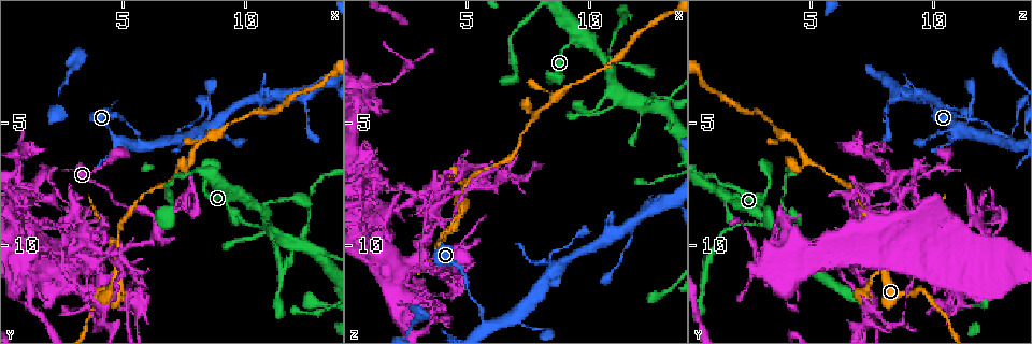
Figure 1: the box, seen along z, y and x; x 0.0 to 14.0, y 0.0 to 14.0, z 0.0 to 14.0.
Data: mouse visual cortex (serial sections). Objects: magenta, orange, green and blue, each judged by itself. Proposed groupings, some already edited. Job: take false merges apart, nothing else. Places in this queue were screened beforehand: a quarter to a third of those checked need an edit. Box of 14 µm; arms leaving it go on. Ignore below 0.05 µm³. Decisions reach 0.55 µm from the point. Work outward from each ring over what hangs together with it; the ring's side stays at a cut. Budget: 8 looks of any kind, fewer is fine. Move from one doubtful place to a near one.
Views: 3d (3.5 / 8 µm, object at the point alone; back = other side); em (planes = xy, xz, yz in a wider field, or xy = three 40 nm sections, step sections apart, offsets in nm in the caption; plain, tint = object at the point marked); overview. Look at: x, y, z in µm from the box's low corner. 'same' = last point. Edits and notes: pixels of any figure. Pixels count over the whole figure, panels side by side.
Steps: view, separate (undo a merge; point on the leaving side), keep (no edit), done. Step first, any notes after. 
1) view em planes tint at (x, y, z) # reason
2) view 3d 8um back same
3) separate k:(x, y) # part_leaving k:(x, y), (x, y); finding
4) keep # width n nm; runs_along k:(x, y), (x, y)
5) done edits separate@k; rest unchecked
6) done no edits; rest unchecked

view em xy step 2 tint at (10.9, 9.0, 3.2) # a fork

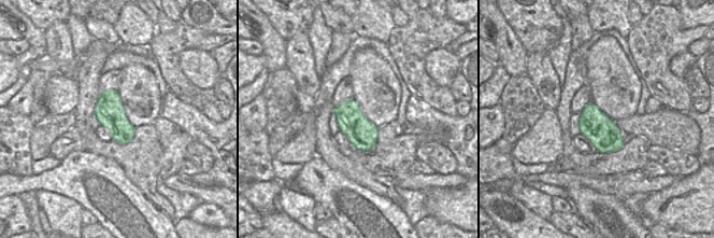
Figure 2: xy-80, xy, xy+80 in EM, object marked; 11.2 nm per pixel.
view 3d 3.5um same

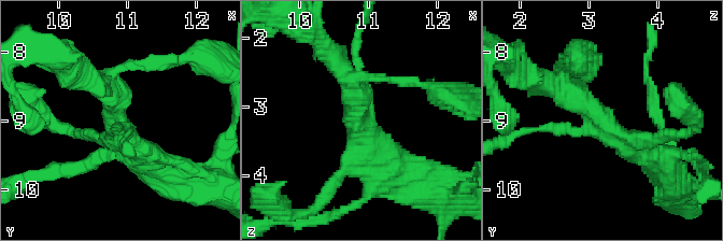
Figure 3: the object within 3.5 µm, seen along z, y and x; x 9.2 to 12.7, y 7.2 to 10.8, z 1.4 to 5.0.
keep # runs_along 3:(546, 81), (648, 156); all the same cell

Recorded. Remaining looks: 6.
view 3d 8um at (6.5, 9.1, 7.1) # a narrow waist

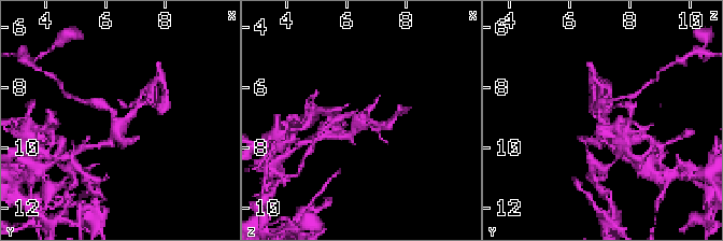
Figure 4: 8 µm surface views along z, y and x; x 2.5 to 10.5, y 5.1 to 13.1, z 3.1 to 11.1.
view 3d 3.5um at (6.4, 9.1, 7.0) # zoom in

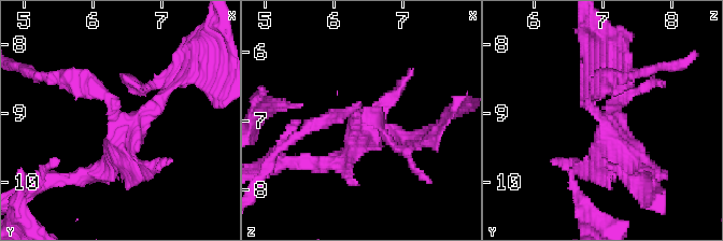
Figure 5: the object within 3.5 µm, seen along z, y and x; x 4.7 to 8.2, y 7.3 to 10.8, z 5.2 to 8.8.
view em xy step 5 tint at (6.40, 9.10, 7.10) # need the tissue

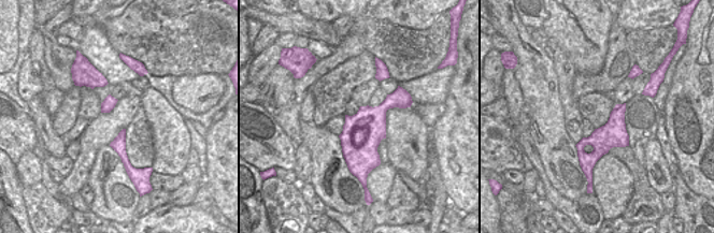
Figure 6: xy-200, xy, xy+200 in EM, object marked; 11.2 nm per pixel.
separate 5:(379, 131) # width 460 nm; part_leaving 5:(355, 111), (352, 146), (328, 162); two cells meet here

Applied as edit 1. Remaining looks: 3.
view 3d 3.5um back at (6.9, 5.8, 13.0) # branch point

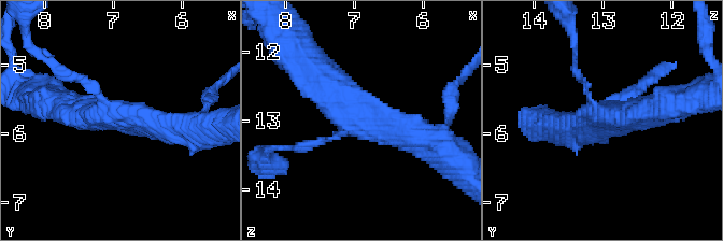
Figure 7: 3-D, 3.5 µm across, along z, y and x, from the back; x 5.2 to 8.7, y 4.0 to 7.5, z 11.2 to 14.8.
view em xy step 5 tint at (6.85, 5.75, 12.90) # arms 3; arm_widths 100, 400, 450 nm; need the tissue

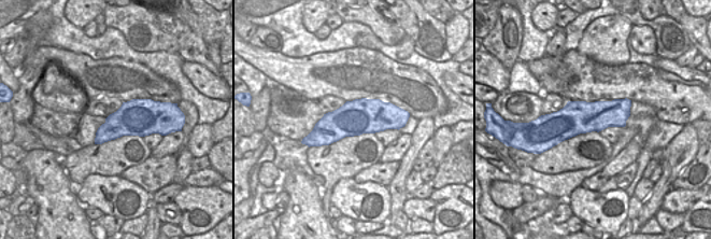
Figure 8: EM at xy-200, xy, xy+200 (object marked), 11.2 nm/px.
keep # runs_along 7:(428, 138), (382, 129), (309, 67); continuous, no second cell

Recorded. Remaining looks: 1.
done edits separate@5; rest unchecked

